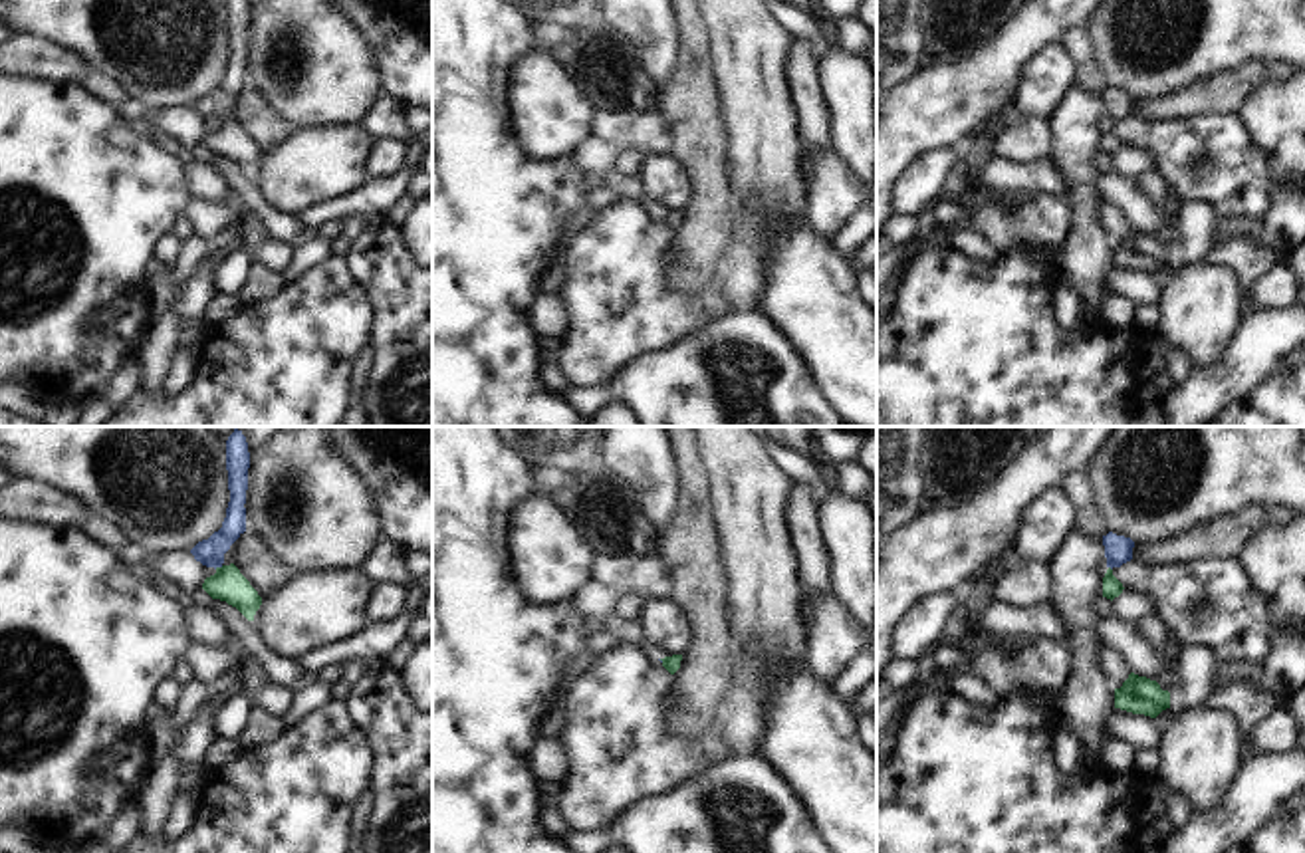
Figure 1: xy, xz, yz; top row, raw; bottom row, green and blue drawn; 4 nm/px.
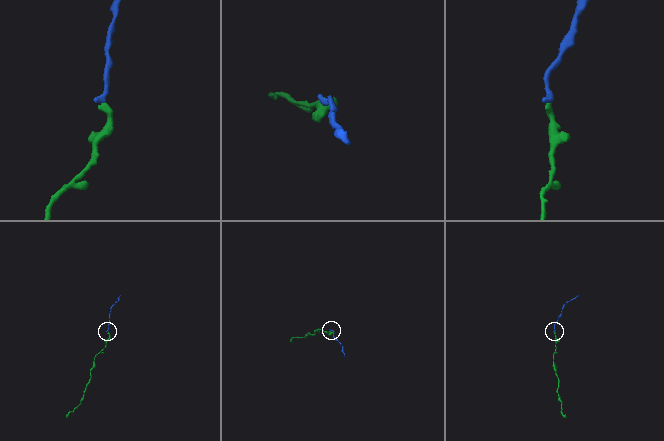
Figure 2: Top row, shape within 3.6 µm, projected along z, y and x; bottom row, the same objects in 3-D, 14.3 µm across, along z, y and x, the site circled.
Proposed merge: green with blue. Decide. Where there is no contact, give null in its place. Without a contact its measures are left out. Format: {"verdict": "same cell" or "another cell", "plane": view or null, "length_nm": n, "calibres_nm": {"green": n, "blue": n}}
{"verdict": "same cell", "plane": "xy", "length_nm": 40, "calibres_nm": {"green": 140, "blue": 110}}

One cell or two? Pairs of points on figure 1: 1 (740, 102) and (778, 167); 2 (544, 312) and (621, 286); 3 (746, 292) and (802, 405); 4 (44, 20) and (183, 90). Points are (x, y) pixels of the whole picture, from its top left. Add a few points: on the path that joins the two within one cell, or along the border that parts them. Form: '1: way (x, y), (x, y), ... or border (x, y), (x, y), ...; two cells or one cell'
1: way (756, 118), (762, 125), (764, 151); one cell
2: border (554, 294), (566, 320), (566, 330), (558, 338); two cells
3: border (756, 308), (730, 312); two cells
4: way (80, 20), (147, 60); one cell

